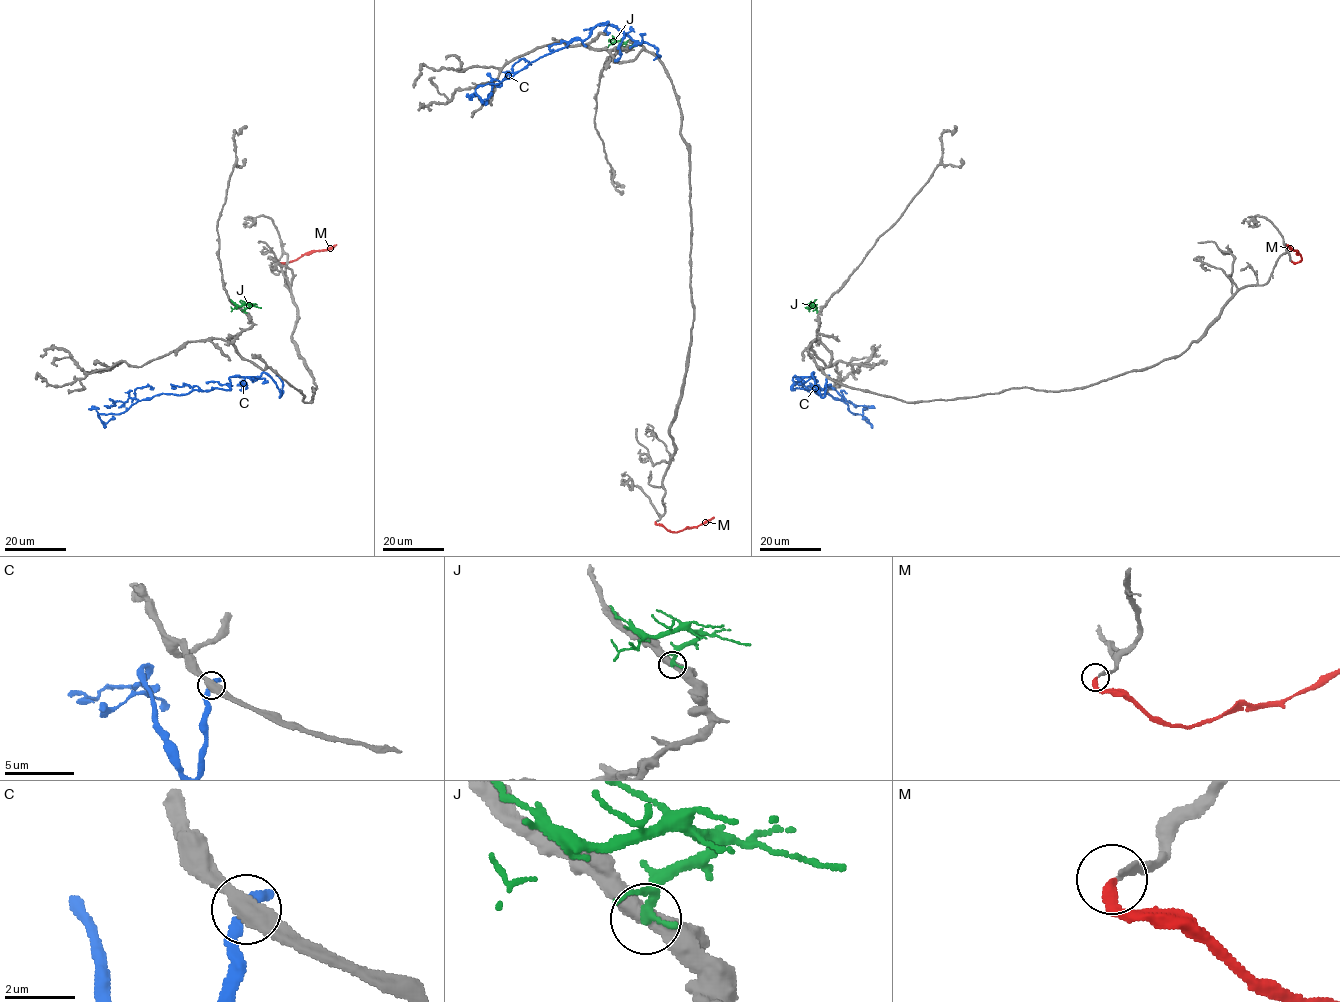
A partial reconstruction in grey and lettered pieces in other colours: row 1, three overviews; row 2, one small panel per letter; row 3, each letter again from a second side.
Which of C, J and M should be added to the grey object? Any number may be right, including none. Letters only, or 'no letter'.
no letter

